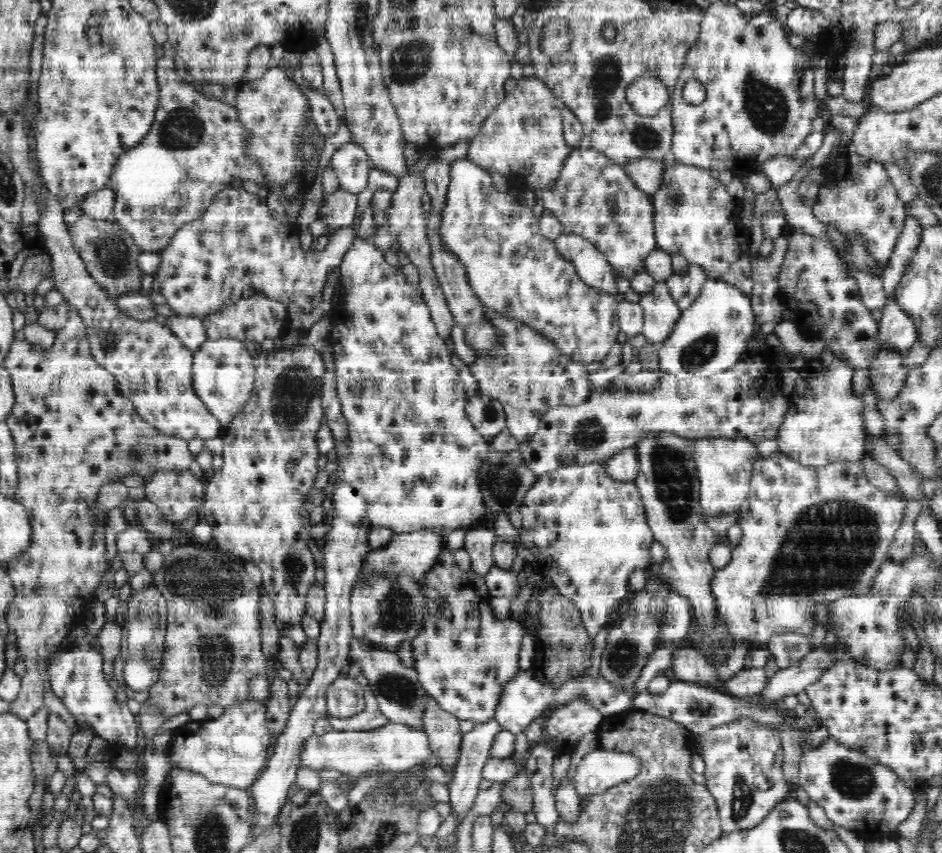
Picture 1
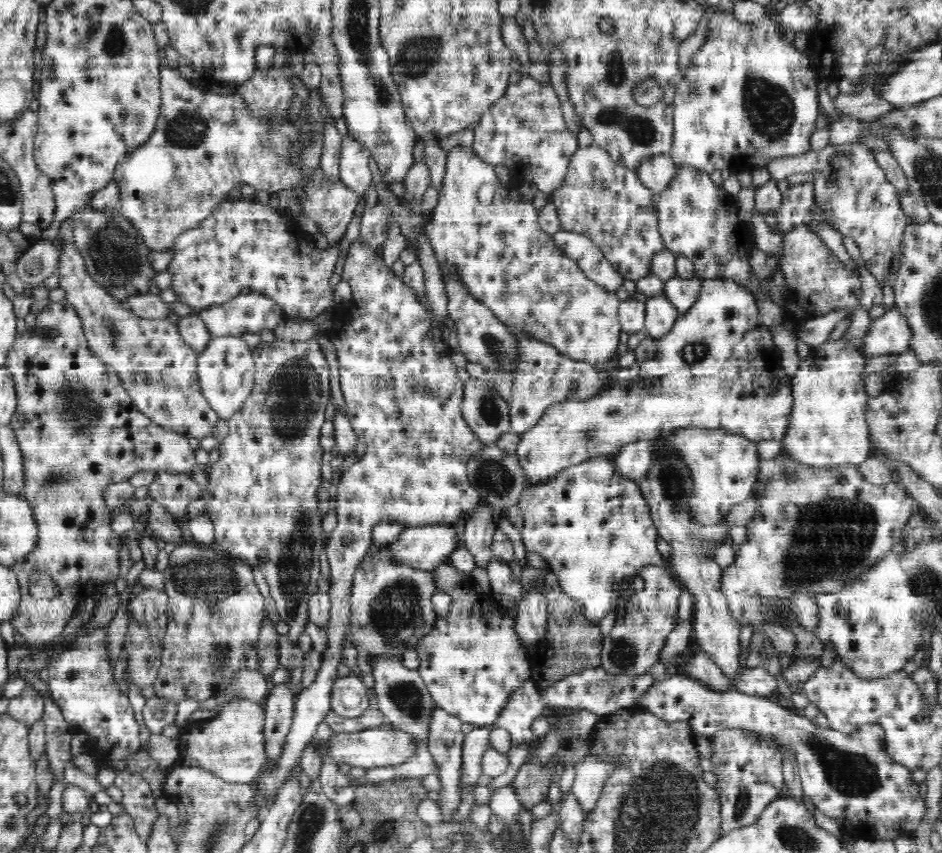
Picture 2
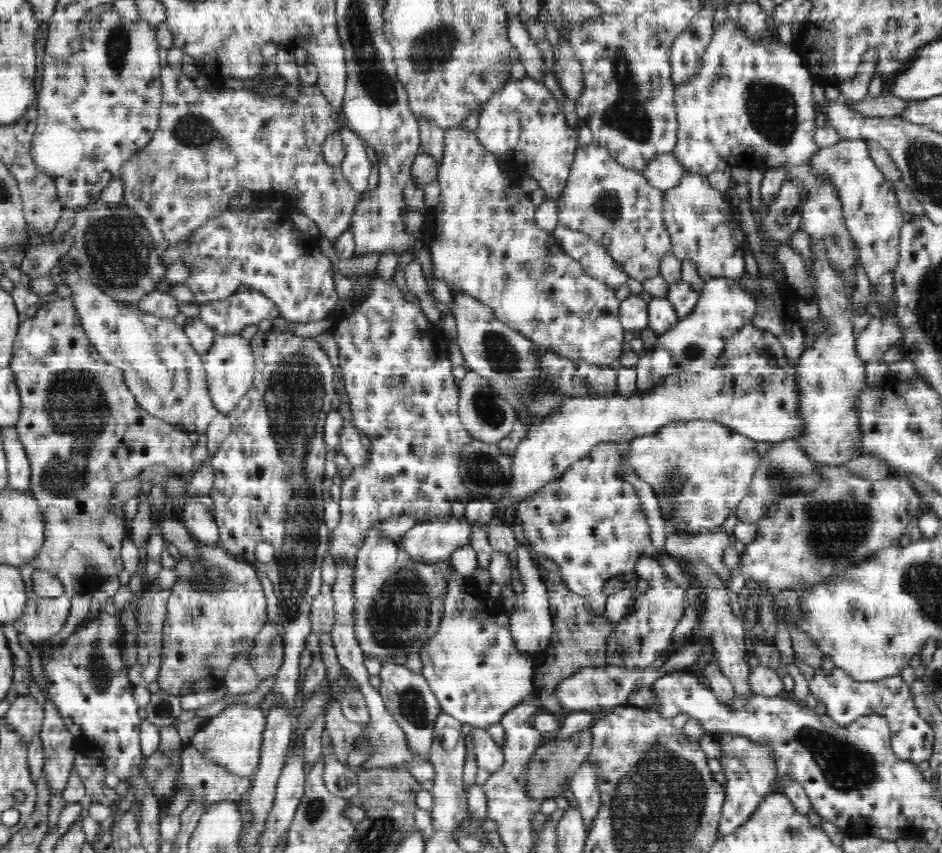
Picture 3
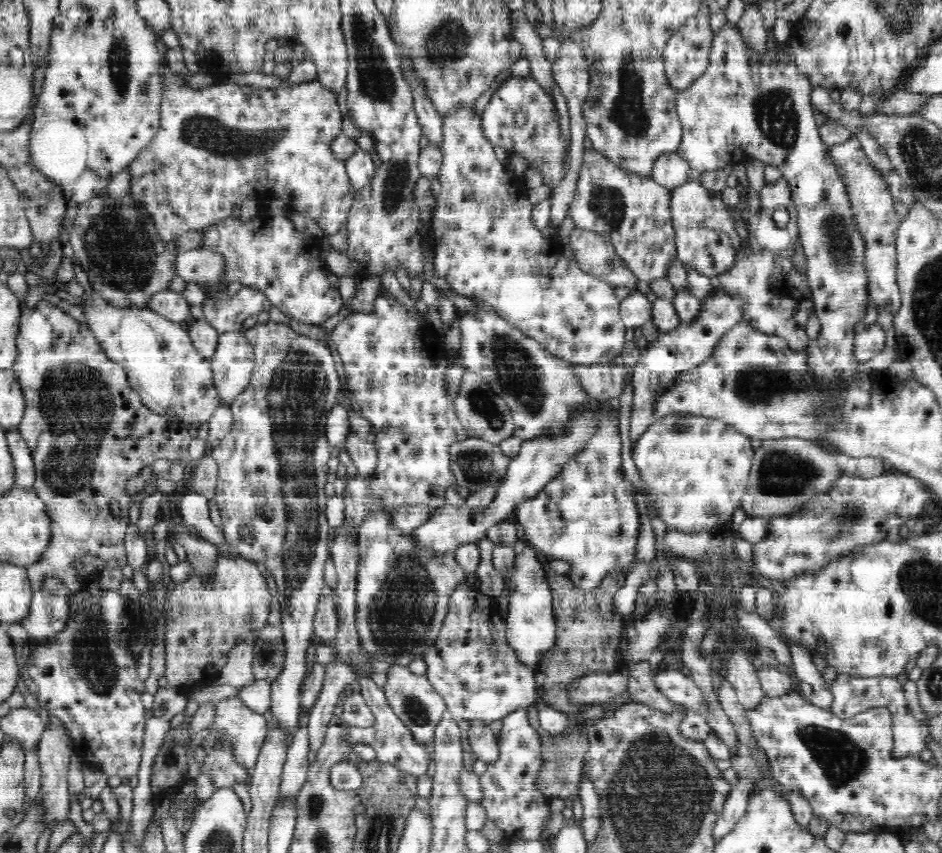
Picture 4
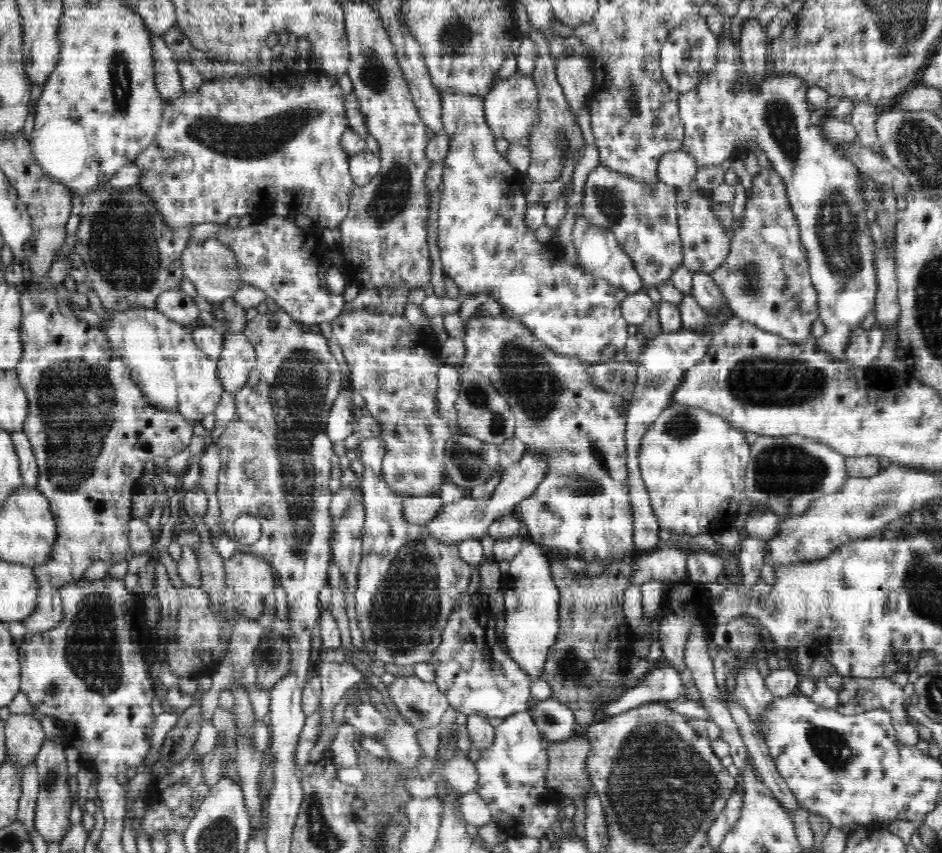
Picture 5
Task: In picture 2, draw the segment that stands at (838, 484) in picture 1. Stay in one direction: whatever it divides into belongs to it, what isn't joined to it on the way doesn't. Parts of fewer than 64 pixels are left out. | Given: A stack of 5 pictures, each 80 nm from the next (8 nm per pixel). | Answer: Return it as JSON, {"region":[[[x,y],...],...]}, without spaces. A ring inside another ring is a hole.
{"region":[[[782,451],[773,459],[759,462],[754,490],[758,495],[757,509],[755,517],[745,526],[748,536],[721,578],[721,593],[726,597],[730,614],[739,622],[740,629],[752,626],[754,634],[764,632],[765,624],[779,624],[772,609],[774,598],[787,604],[785,618],[794,622],[796,612],[790,607],[790,600],[796,594],[814,597],[842,590],[888,553],[901,540],[901,532],[908,526],[910,517],[922,512],[921,506],[906,493],[900,482],[886,485],[868,483],[857,465],[806,466],[790,461]]]}

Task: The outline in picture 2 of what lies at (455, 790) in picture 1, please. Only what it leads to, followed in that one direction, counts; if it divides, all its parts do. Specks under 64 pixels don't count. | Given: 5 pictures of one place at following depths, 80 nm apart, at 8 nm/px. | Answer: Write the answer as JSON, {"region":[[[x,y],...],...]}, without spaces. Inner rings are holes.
{"region":[[[494,725],[474,726],[473,730],[465,734],[462,751],[462,768],[459,786],[474,788],[478,778],[482,776],[482,756],[490,745],[490,732]]]}

